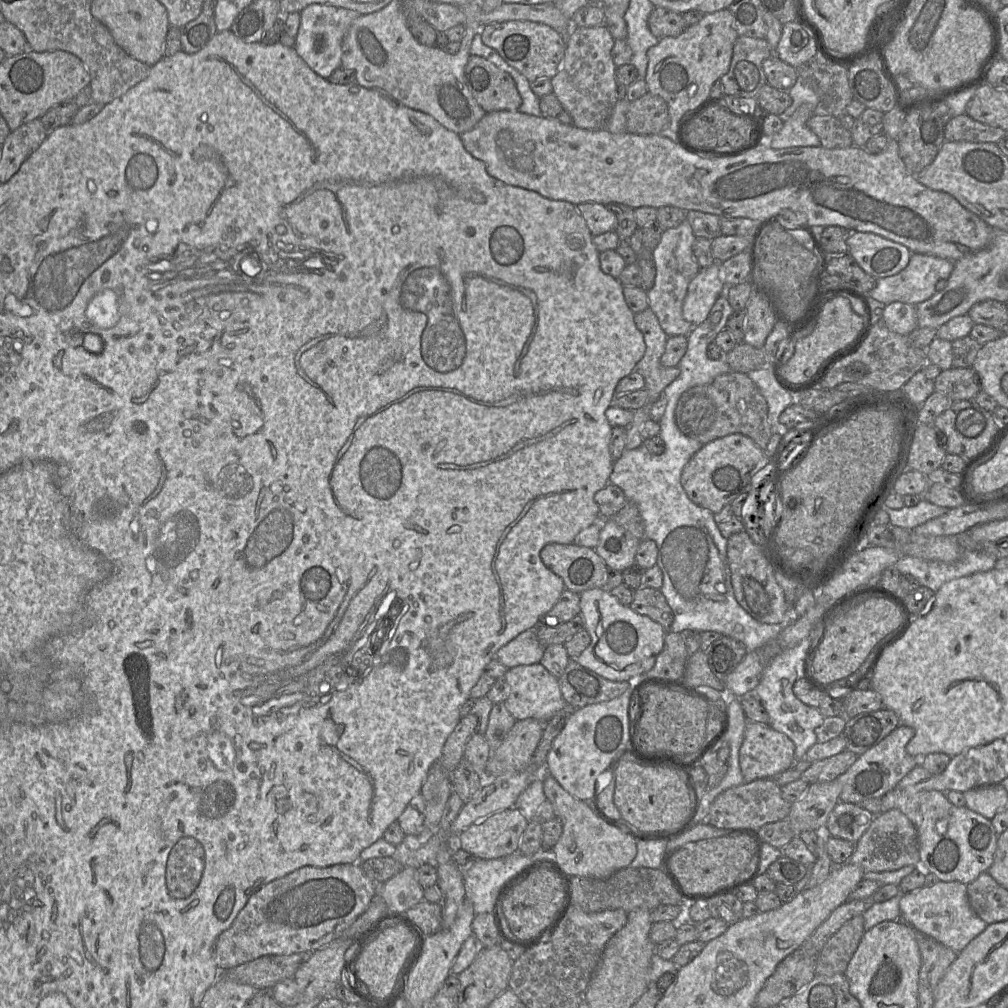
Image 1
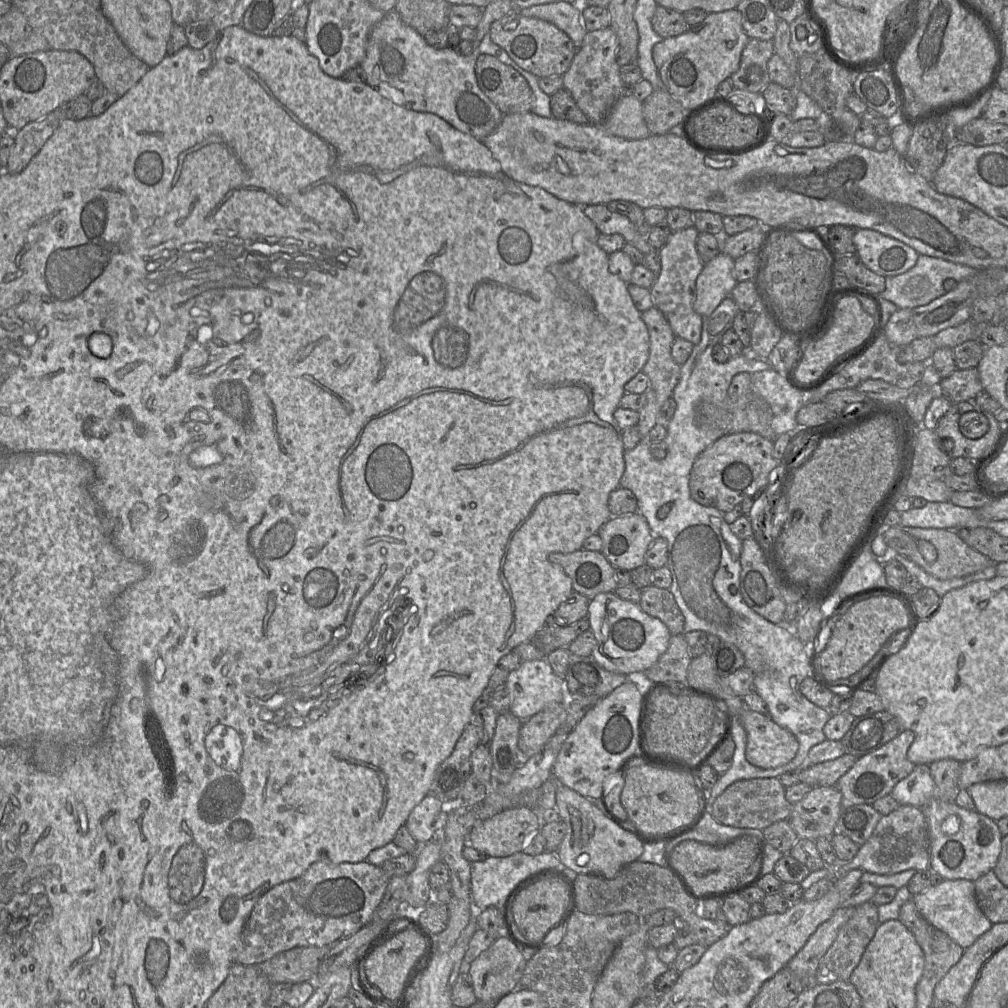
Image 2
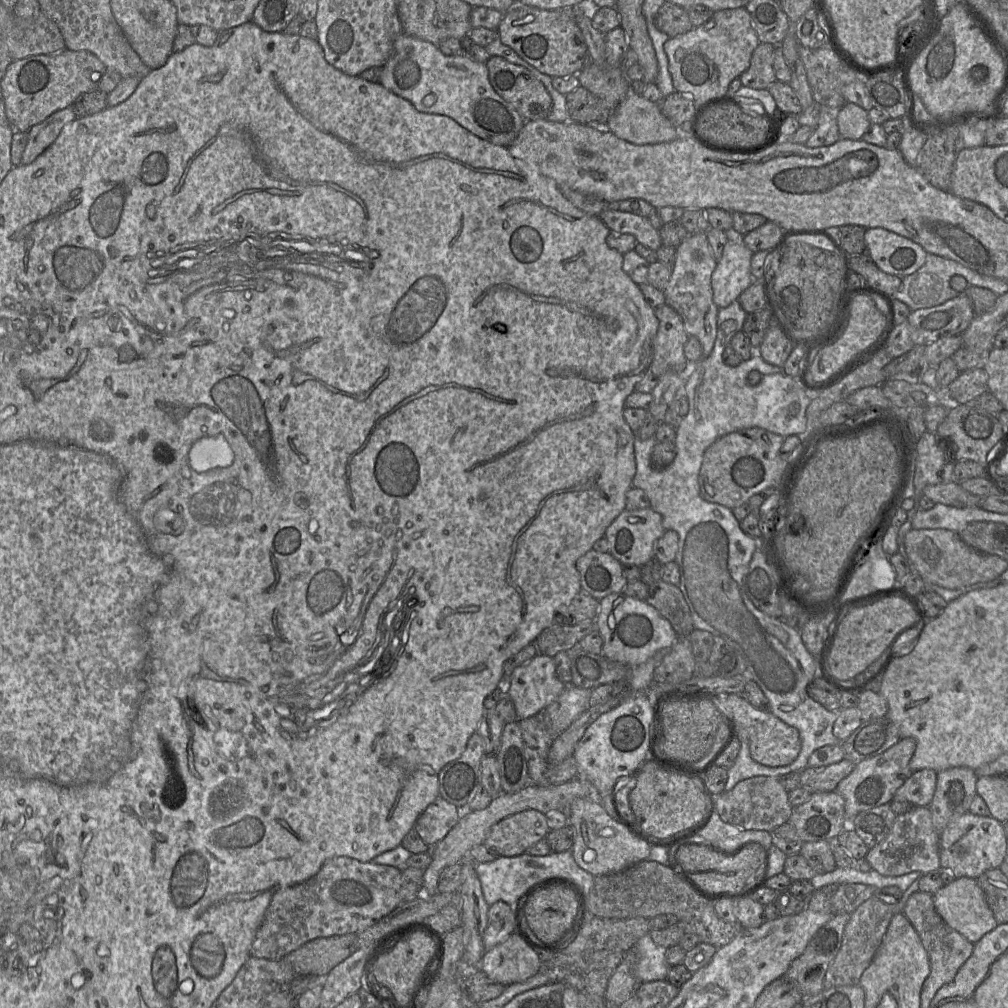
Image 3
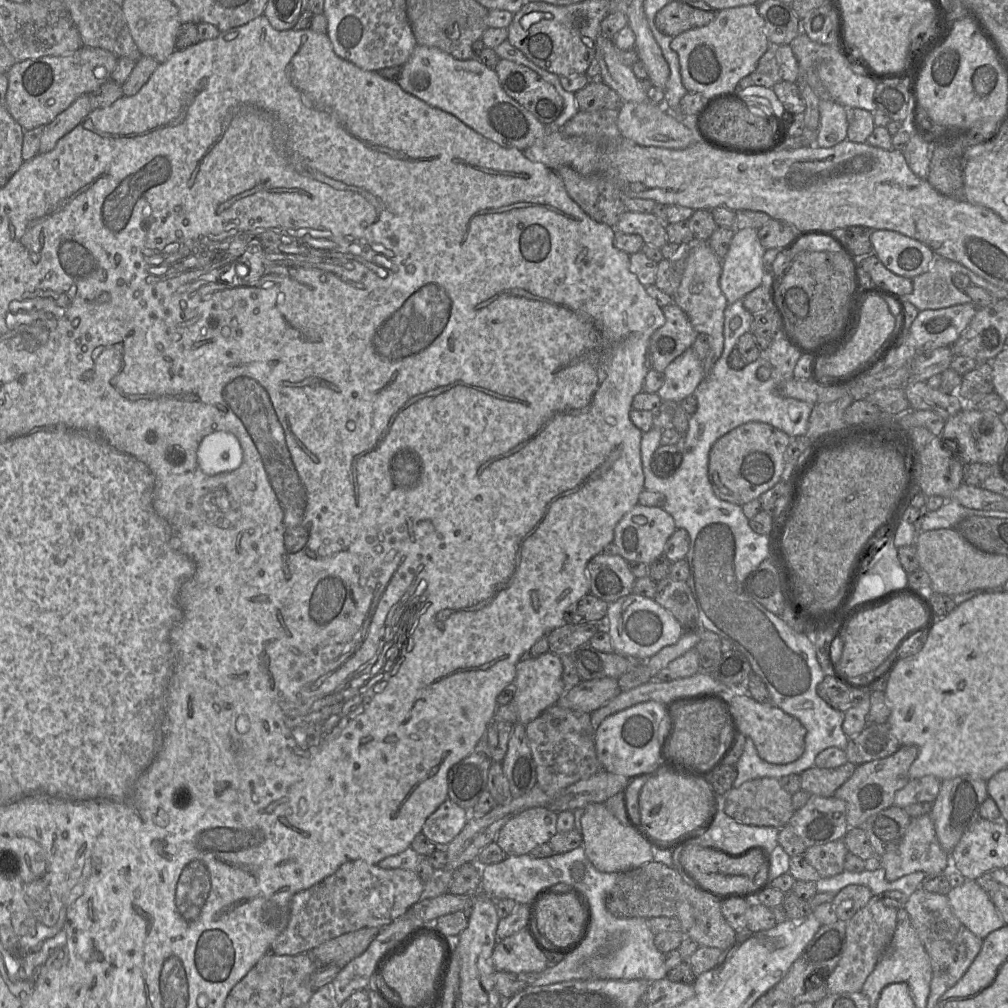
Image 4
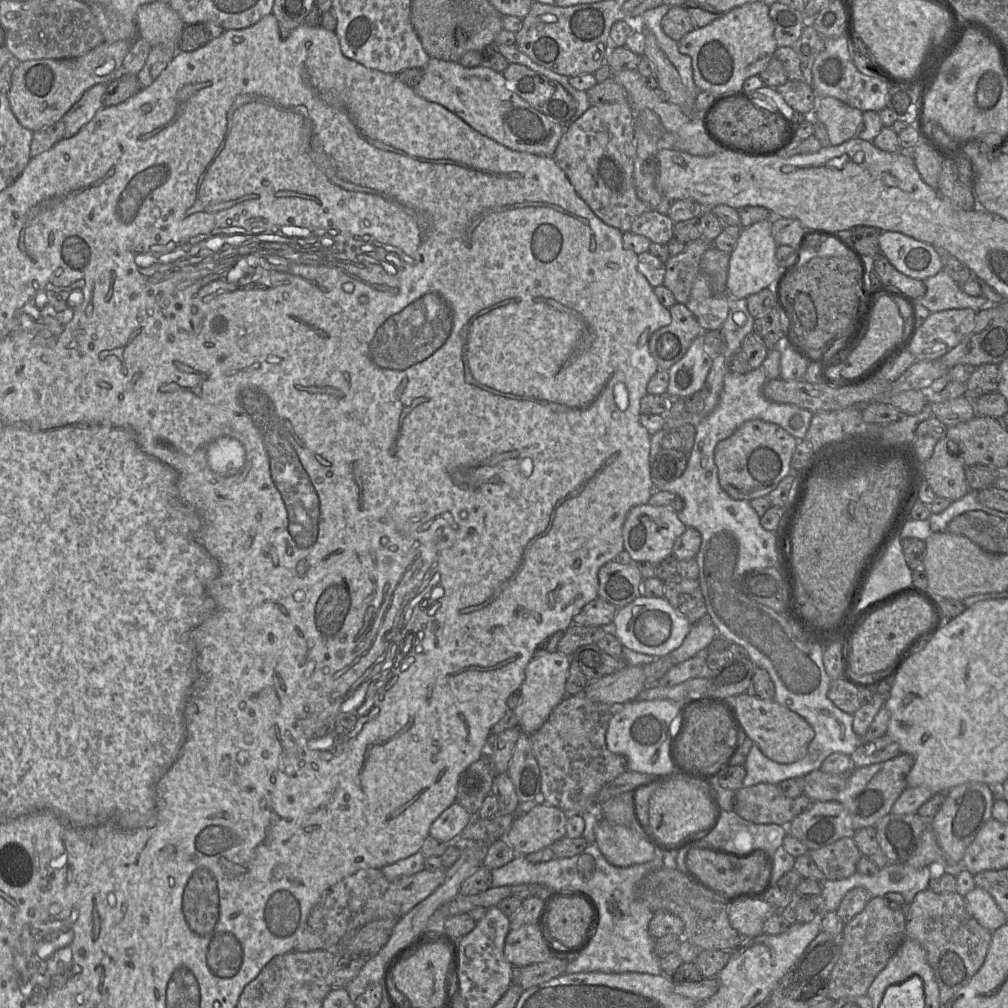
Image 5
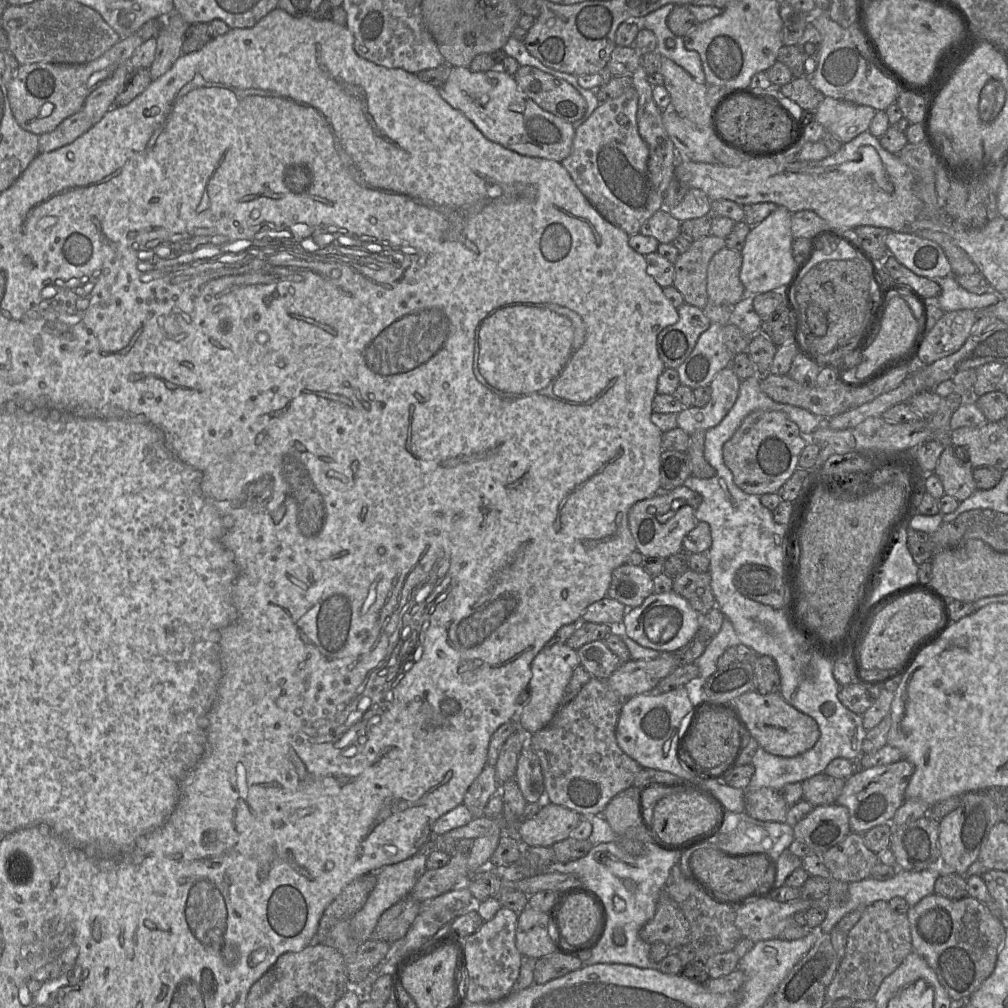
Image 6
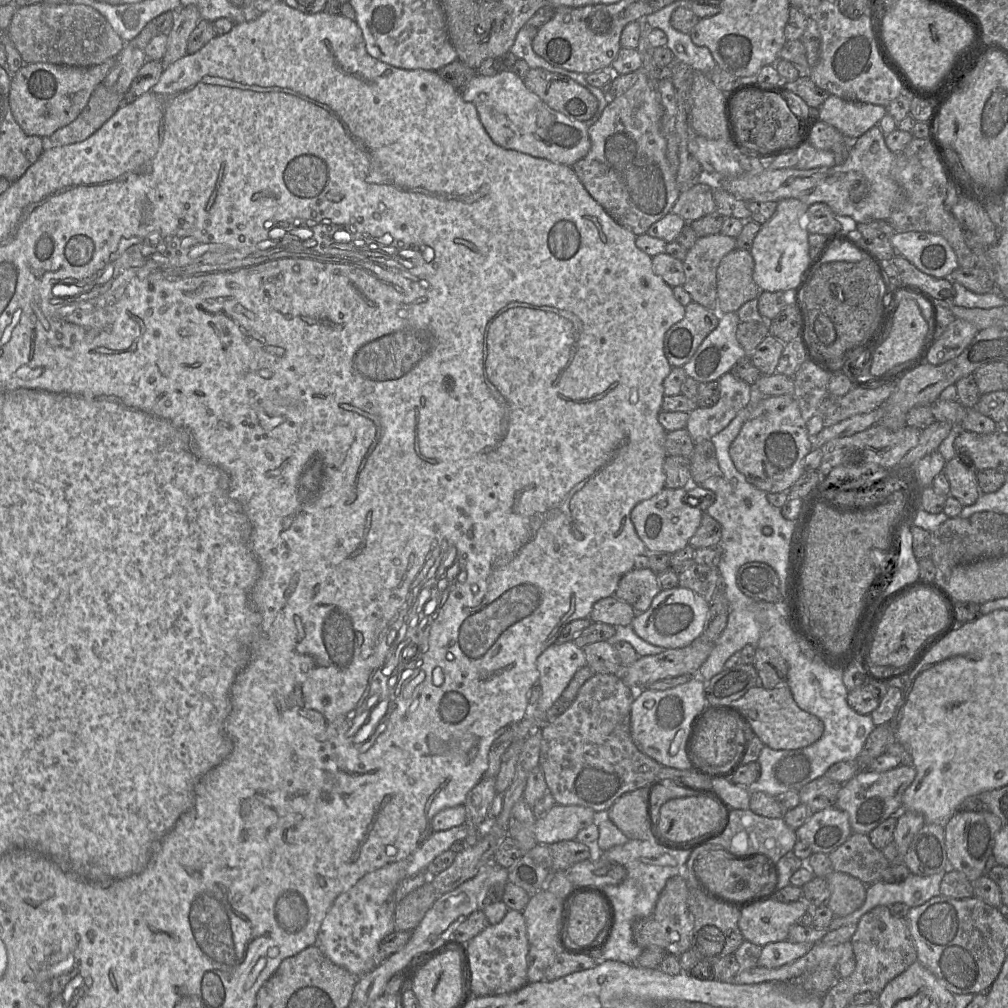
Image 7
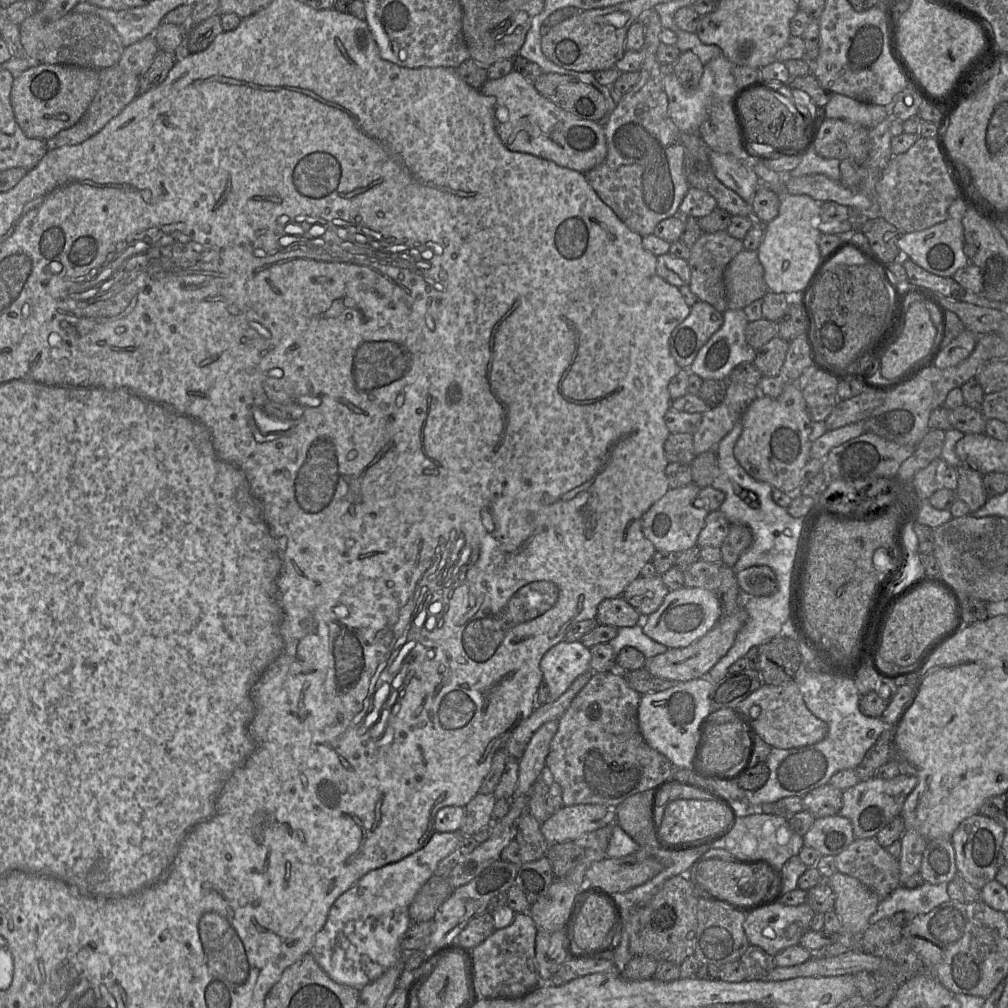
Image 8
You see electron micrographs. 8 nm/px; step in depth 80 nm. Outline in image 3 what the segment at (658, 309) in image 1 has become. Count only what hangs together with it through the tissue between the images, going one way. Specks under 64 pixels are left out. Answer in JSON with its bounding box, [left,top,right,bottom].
[663,233,719,357]

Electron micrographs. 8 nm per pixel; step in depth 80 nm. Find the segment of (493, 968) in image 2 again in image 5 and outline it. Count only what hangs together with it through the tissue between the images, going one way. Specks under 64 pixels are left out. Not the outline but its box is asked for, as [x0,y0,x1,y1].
[504,916,555,967]

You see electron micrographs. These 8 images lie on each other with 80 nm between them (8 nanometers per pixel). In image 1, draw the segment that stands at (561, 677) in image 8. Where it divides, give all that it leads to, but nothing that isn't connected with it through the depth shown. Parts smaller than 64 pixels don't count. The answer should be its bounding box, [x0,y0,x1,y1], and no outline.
[504,663,567,722]

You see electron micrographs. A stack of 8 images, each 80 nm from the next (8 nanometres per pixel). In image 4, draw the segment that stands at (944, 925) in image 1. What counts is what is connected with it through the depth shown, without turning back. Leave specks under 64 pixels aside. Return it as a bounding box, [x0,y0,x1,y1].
[946,880,1005,939]

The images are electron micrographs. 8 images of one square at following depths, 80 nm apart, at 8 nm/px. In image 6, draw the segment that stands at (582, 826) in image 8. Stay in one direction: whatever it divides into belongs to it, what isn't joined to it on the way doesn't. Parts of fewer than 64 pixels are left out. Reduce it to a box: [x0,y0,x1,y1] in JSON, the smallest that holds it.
[518,803,582,847]

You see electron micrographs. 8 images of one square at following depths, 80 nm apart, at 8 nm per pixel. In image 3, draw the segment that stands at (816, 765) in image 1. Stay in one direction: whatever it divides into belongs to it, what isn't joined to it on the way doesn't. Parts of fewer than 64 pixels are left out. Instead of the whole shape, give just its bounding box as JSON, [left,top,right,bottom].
[800,758,855,792]

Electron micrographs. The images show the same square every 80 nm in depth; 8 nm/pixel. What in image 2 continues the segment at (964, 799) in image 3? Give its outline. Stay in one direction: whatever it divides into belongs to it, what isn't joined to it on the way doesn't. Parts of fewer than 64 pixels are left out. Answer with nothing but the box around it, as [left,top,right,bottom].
[929,759,961,802]

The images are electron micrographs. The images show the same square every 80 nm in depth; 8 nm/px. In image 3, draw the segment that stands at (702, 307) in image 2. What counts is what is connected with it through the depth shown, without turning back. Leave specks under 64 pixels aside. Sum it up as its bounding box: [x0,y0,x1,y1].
[711,233,753,308]

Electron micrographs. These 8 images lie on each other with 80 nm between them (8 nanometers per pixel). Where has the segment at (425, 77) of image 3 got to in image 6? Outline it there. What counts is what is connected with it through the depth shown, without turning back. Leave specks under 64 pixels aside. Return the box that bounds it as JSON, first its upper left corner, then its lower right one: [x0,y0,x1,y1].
[438,67,576,162]

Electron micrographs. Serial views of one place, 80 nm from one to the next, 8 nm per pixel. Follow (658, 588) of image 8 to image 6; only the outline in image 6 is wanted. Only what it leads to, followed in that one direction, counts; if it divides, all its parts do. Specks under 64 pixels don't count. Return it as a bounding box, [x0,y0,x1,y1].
[606,564,653,608]

